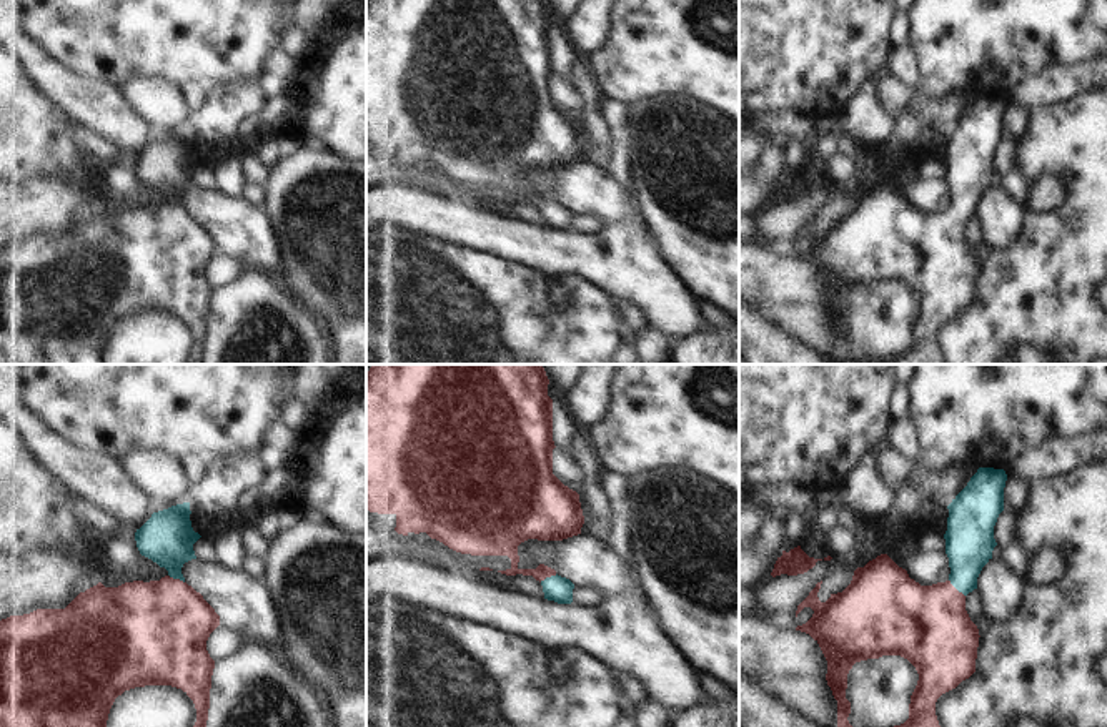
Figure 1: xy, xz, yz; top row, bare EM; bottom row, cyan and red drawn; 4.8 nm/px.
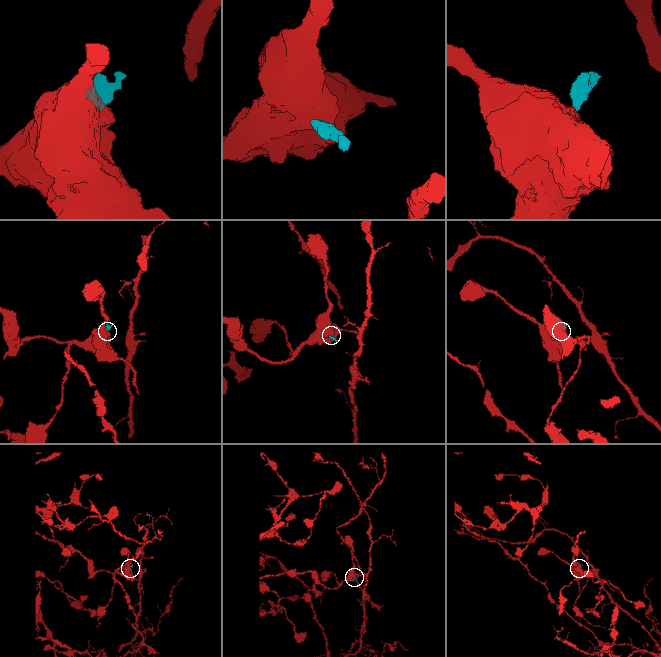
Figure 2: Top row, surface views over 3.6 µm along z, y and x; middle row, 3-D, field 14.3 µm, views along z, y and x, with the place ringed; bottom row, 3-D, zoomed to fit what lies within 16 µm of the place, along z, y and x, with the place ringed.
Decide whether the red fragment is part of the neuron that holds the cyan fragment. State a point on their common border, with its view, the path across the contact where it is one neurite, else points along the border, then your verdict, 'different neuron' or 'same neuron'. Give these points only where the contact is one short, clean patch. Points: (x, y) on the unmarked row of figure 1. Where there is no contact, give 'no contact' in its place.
contact yz (956, 215); way yz (969, 167), (964, 202), (956, 215), (929, 253); same neuron

